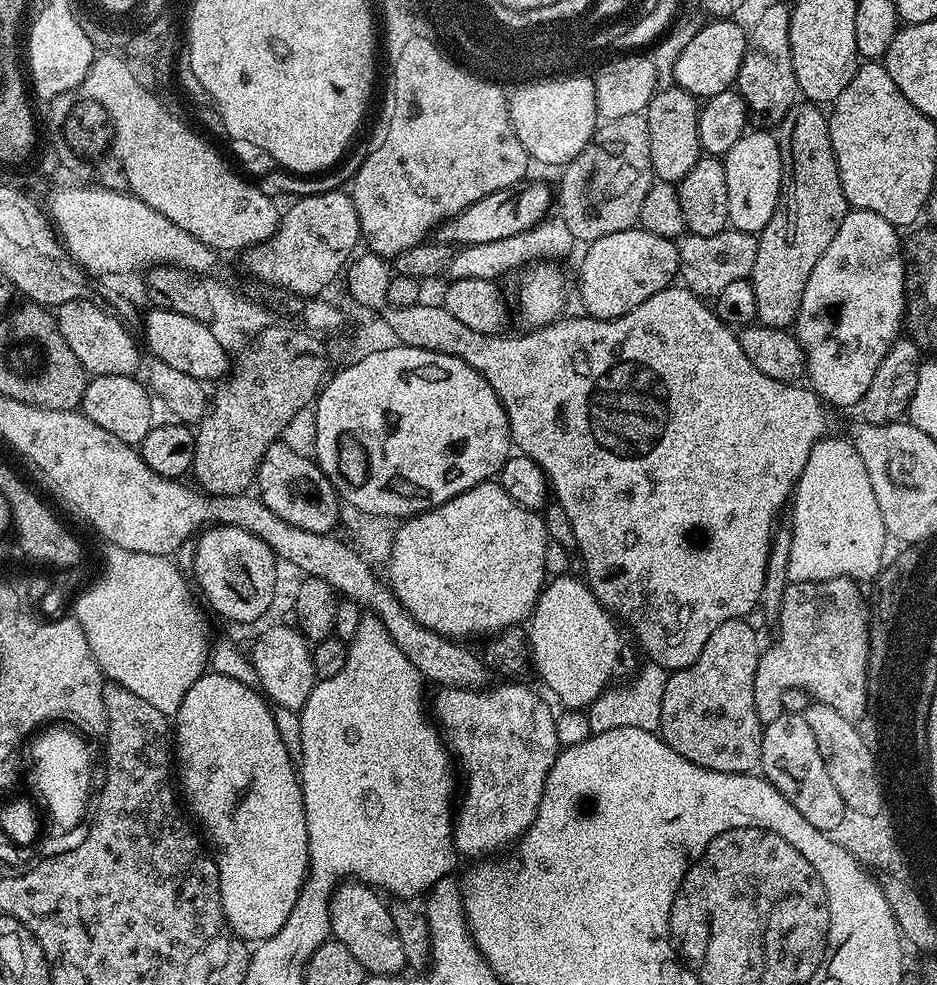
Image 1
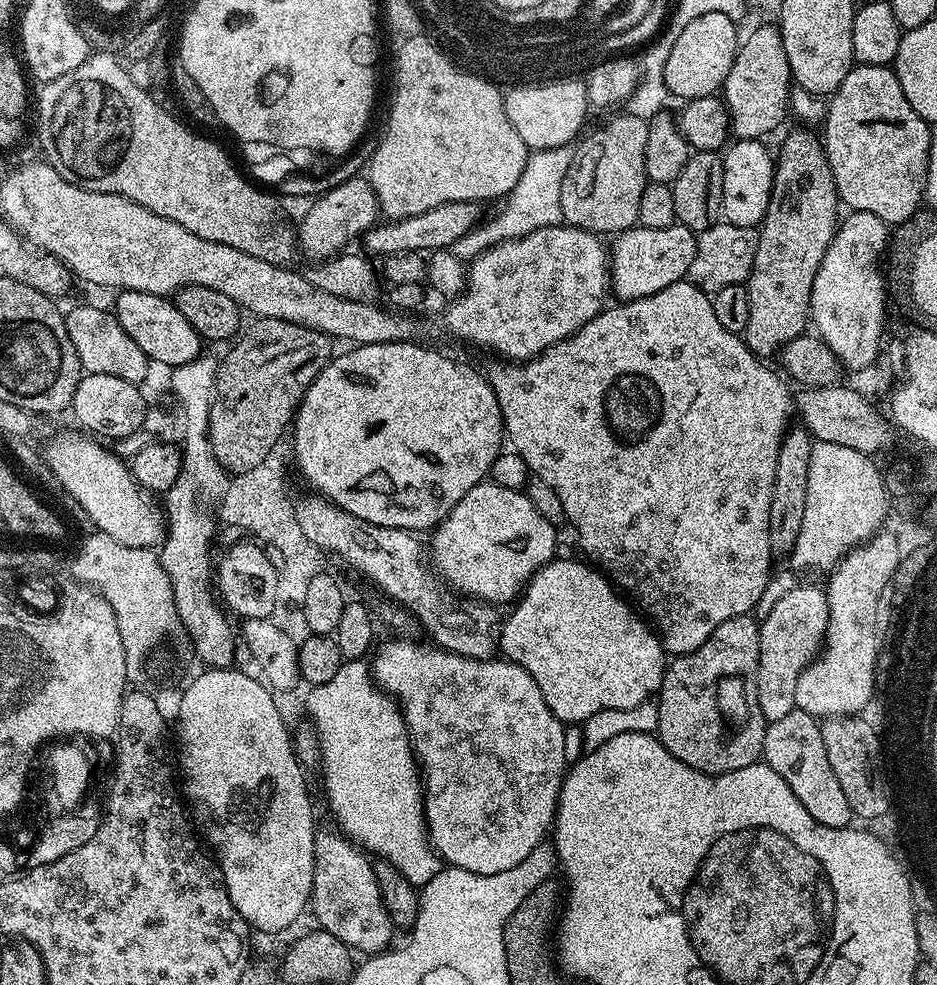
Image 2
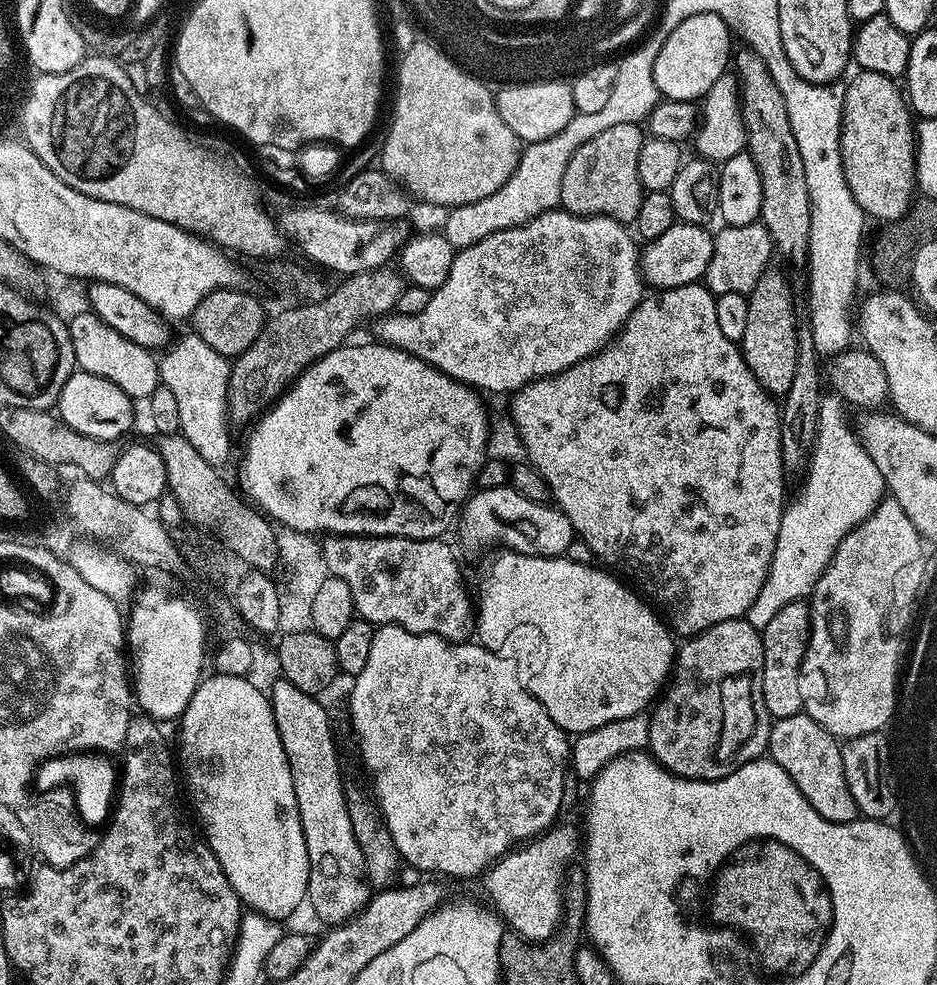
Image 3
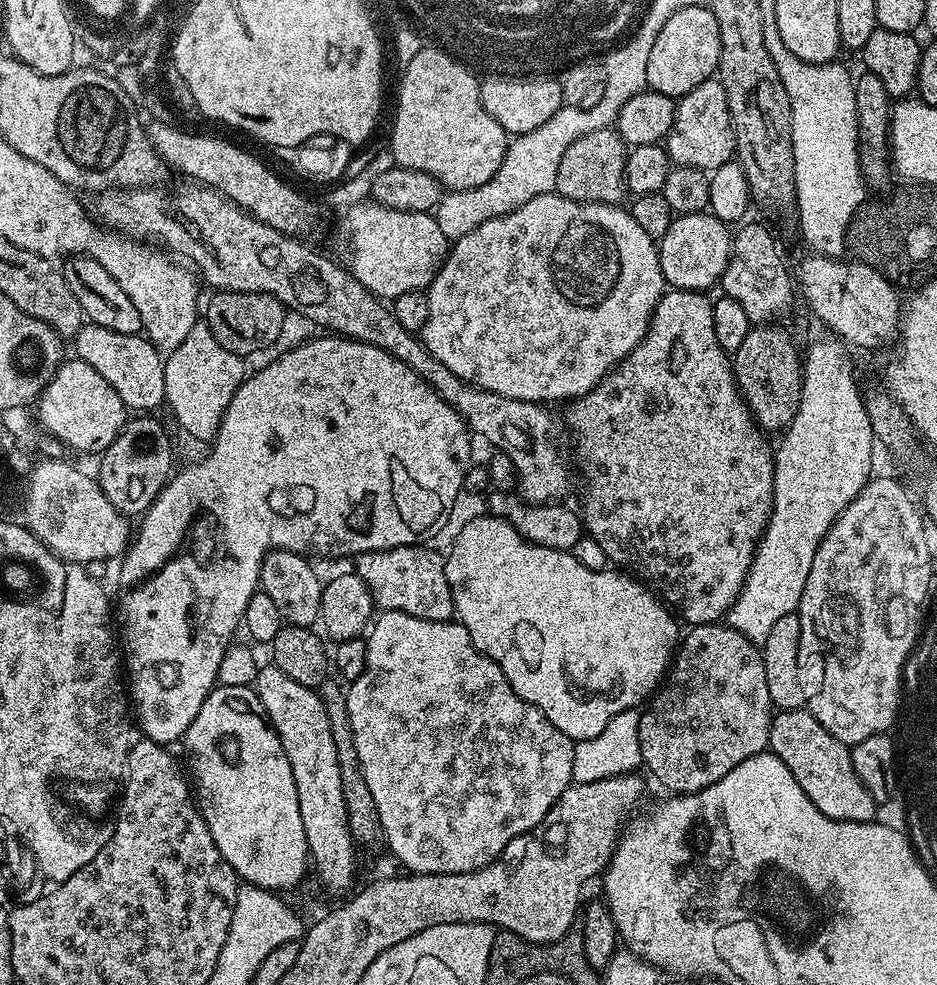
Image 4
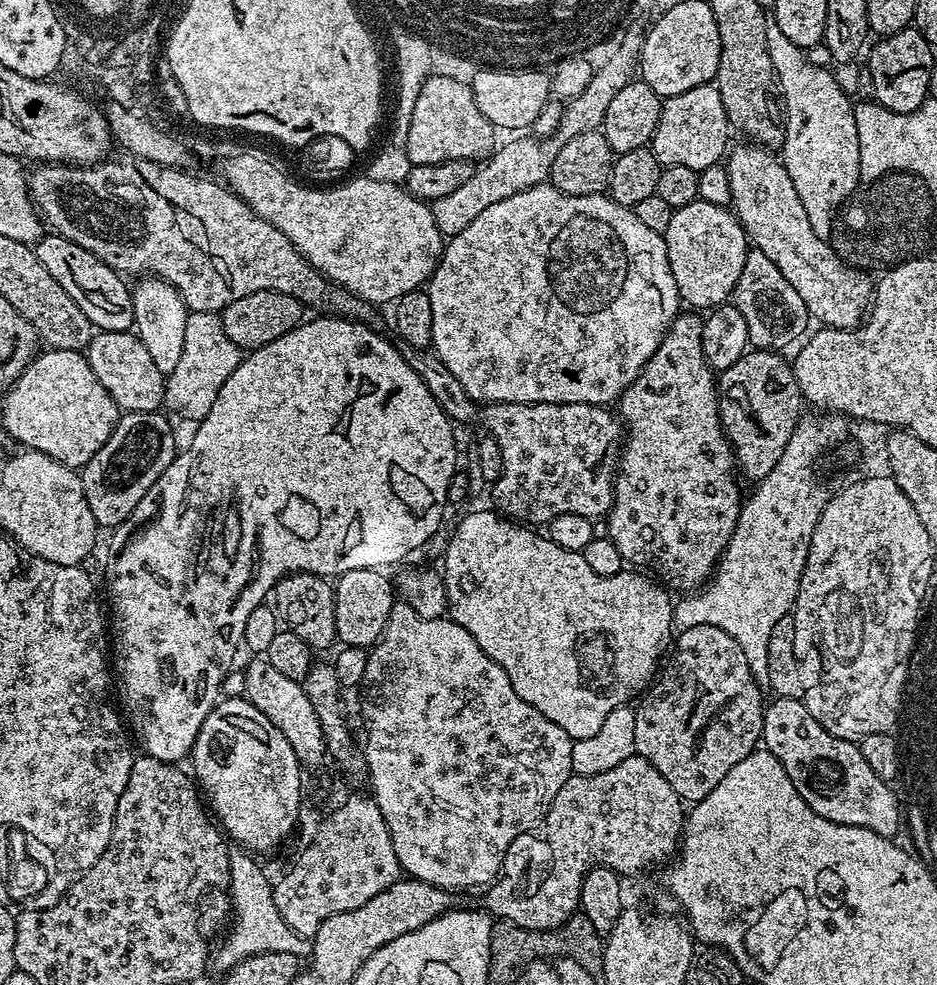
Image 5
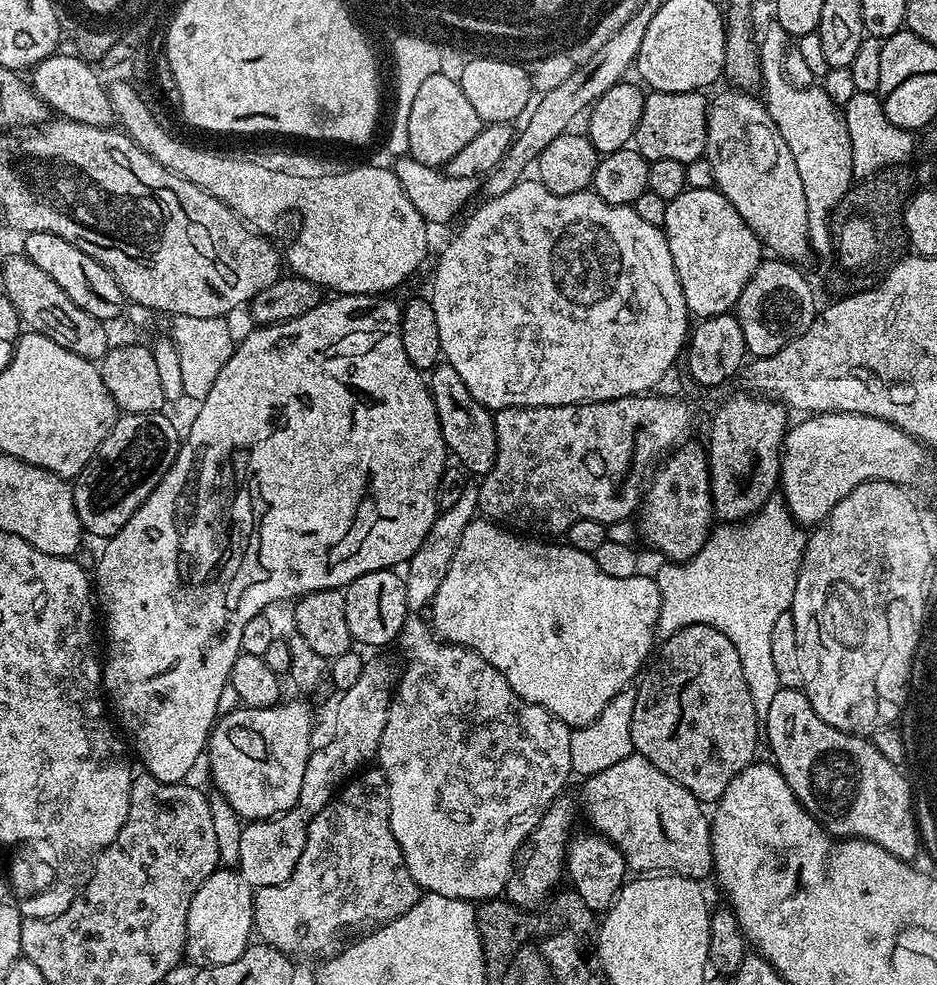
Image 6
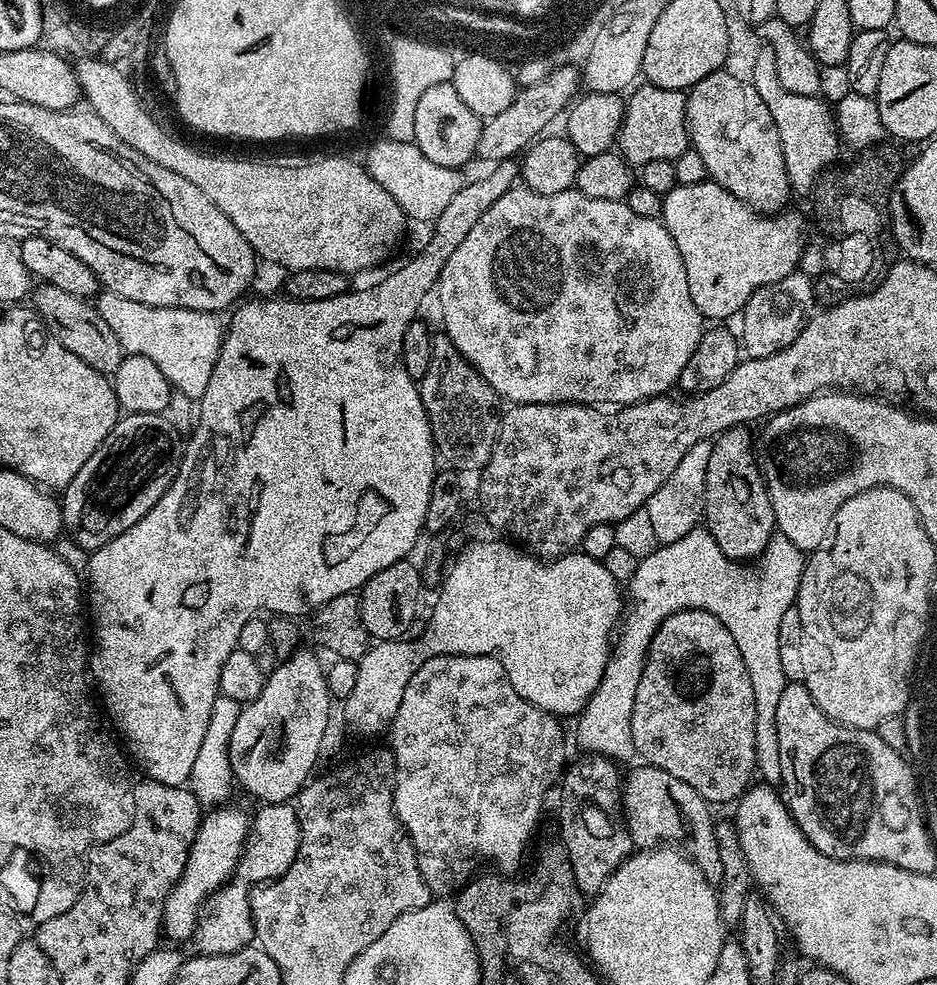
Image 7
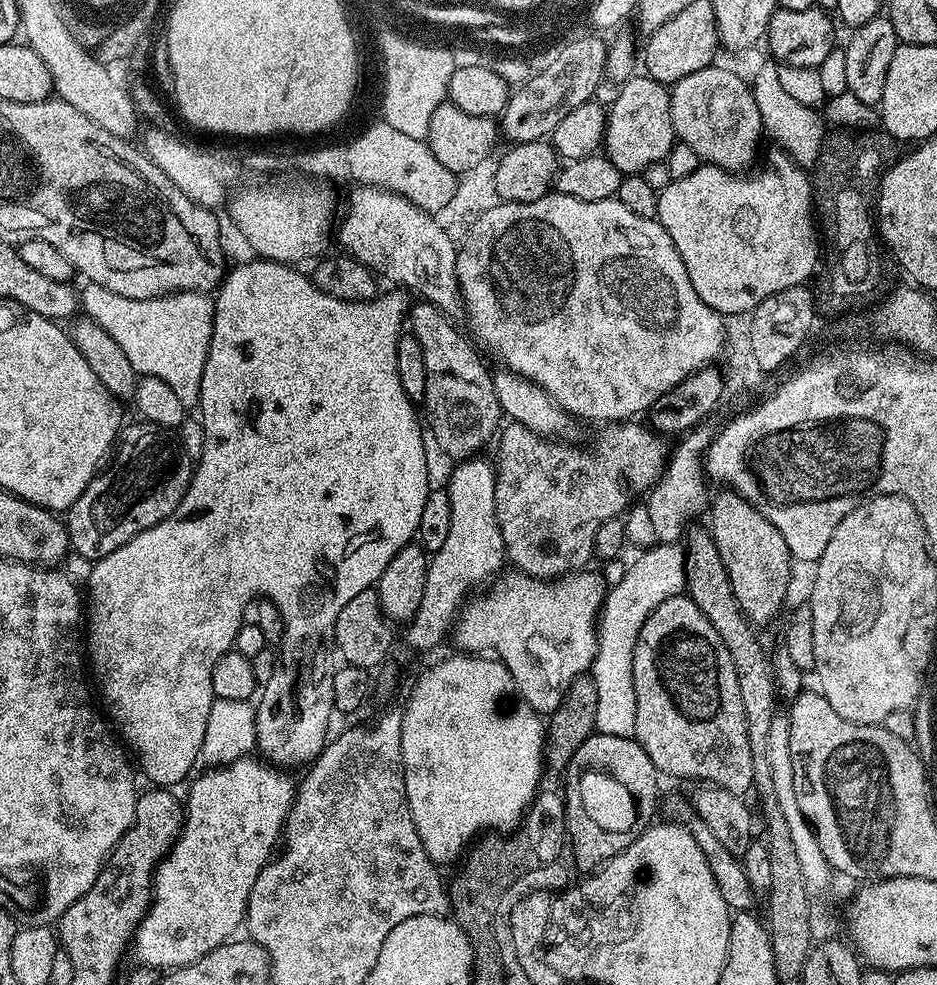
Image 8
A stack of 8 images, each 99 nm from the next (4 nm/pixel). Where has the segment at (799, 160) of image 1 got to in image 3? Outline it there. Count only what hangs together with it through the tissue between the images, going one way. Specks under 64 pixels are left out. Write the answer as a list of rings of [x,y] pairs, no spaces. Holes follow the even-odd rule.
[[[765,271],[752,291],[747,293],[746,330],[738,341],[738,347],[743,355],[744,365],[752,371],[764,391],[780,398],[790,390],[791,379],[794,377],[798,320],[792,309],[794,299],[785,277],[772,271]]]

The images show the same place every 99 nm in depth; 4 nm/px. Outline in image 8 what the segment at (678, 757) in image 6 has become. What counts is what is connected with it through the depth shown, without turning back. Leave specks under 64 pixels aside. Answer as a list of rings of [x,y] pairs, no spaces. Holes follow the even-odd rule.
[[[681,594],[674,598],[666,598],[662,606],[658,606],[646,618],[642,630],[638,634],[638,642],[634,646],[634,662],[632,663],[632,685],[634,686],[634,698],[638,706],[638,718],[636,719],[635,739],[646,750],[650,762],[654,762],[657,773],[668,776],[677,776],[680,780],[700,780],[701,785],[713,784],[722,790],[730,790],[730,794],[744,796],[753,791],[752,779],[754,778],[753,759],[751,758],[750,738],[747,736],[746,712],[743,709],[742,695],[738,686],[738,676],[735,673],[734,662],[722,638],[710,624],[702,610],[695,605],[687,594]]]

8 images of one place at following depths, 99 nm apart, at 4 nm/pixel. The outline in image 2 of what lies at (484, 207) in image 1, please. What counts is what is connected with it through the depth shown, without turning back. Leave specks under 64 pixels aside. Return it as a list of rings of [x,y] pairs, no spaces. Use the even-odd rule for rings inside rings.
[[[474,200],[442,202],[434,206],[434,210],[426,210],[426,214],[414,214],[402,220],[377,223],[362,236],[365,248],[363,251],[372,258],[385,258],[401,255],[403,252],[431,254],[437,250],[451,249],[452,244],[462,238],[462,234],[470,234],[470,230],[474,230],[476,225],[485,219],[486,212],[480,208],[483,207]]]

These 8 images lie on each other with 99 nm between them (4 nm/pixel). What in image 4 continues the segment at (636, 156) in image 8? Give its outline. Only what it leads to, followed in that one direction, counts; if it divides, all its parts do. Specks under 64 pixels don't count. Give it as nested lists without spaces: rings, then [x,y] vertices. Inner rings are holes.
[[[719,78],[698,82],[694,90],[676,100],[676,113],[666,137],[666,147],[673,165],[697,168],[709,174],[733,159],[736,150],[735,130],[732,128],[726,91]]]

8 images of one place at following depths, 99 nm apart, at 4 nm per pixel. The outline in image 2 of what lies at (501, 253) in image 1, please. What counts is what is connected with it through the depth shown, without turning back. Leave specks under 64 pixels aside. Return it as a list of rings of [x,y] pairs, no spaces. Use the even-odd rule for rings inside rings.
[[[568,146],[533,151],[522,170],[522,178],[518,178],[514,190],[510,190],[507,196],[503,197],[504,209],[497,216],[489,215],[487,219],[477,224],[474,230],[470,230],[470,234],[462,234],[462,238],[458,238],[458,242],[452,244],[451,252],[459,260],[471,262],[504,240],[522,238],[539,228],[561,223],[564,220],[560,205],[562,178],[566,178],[566,170],[570,170],[572,153],[573,149]]]

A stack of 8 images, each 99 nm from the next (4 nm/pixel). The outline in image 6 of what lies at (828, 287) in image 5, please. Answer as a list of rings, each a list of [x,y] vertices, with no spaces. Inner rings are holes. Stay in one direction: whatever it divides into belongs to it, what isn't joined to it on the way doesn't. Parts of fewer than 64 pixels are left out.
[[[729,91],[714,100],[708,110],[706,158],[714,170],[715,189],[742,214],[746,226],[773,257],[801,262],[810,253],[810,245],[806,190],[802,190],[794,154],[790,154],[790,146],[786,146],[786,138],[770,118],[763,99],[747,91]]]

